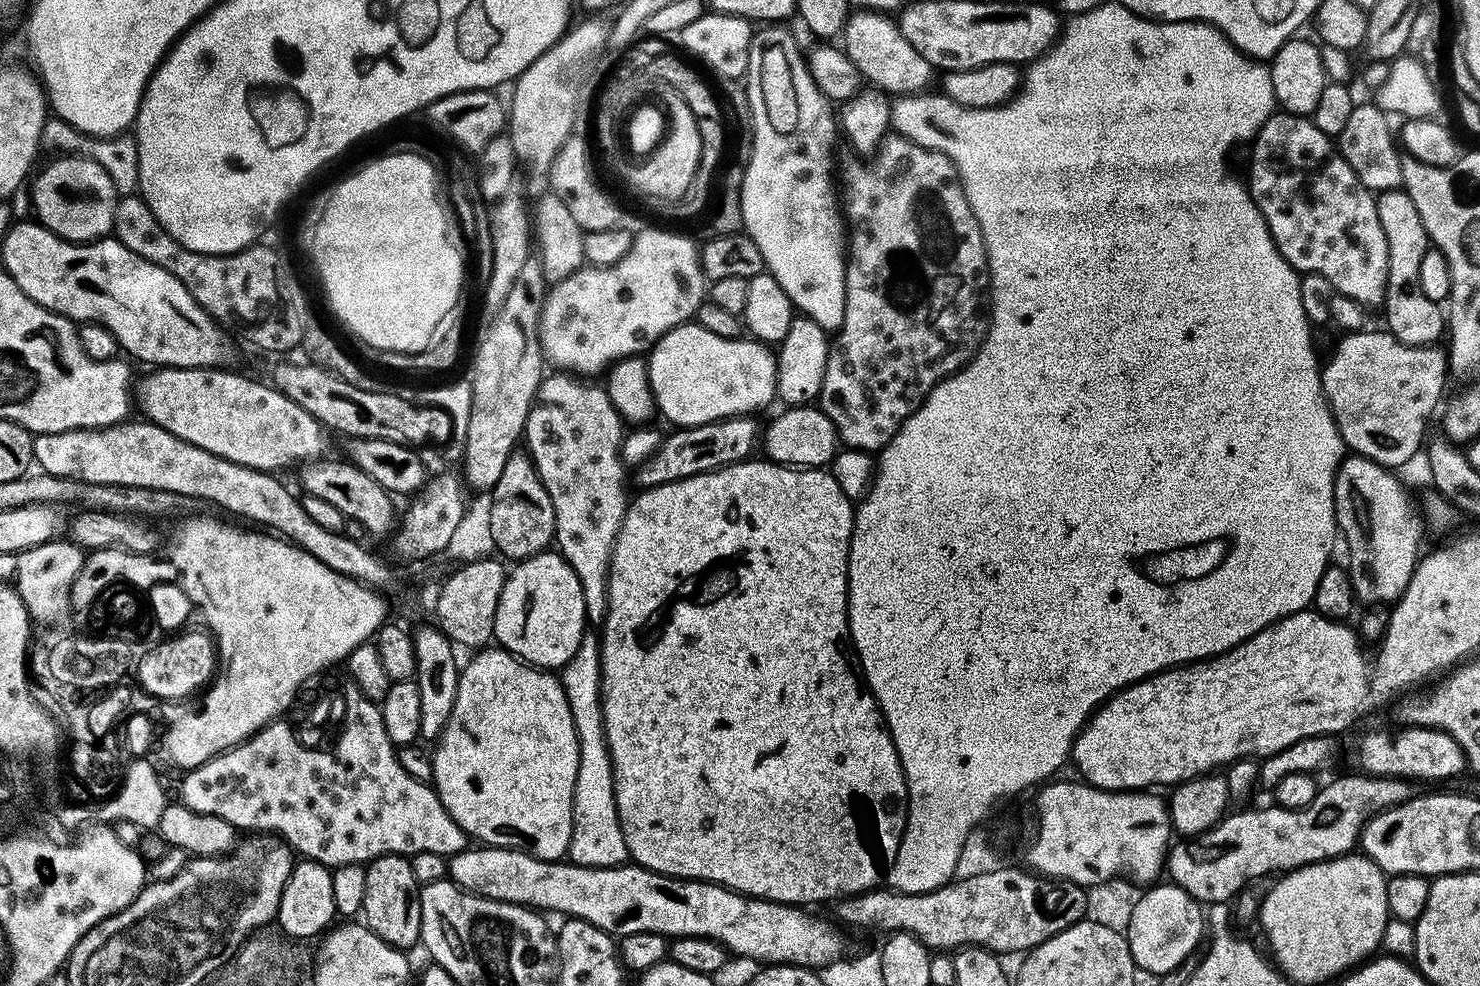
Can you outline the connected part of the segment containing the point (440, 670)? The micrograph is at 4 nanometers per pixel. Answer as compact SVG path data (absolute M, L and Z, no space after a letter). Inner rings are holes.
M439 627L420 628L411 633L414 654L416 655L416 675L414 682L418 686L418 694L422 698L421 737L426 741L439 741L440 735L450 722L450 714L454 714L454 702L458 698L458 686L462 671L461 661L456 661L457 649Z

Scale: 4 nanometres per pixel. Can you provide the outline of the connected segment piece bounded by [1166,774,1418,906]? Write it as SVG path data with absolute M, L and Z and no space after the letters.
M1357 775L1344 776L1341 780L1334 781L1328 789L1325 787L1311 808L1272 806L1272 808L1260 808L1257 812L1233 811L1224 817L1217 828L1195 837L1191 842L1177 843L1171 849L1166 865L1171 883L1177 888L1186 890L1186 894L1200 901L1201 905L1228 906L1224 904L1231 905L1249 887L1247 884L1252 884L1255 880L1264 880L1267 876L1279 877L1281 874L1297 872L1300 868L1308 868L1311 864L1324 864L1327 860L1339 860L1341 856L1353 855L1361 843L1364 828L1372 819L1381 812L1388 812L1391 808L1415 800L1418 795L1417 785L1410 780Z

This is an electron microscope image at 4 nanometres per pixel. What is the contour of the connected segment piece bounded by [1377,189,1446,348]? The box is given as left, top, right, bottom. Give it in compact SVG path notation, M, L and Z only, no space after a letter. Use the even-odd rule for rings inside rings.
M1402 190L1381 193L1377 199L1379 222L1388 246L1388 280L1384 311L1387 329L1396 340L1412 348L1429 347L1440 342L1446 332L1446 316L1441 305L1430 302L1421 288L1421 262L1430 250L1428 231L1413 200Z

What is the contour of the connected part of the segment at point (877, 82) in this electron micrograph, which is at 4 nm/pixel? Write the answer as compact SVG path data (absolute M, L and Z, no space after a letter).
M860 10L853 13L842 35L842 46L863 79L892 96L912 96L925 93L936 70L915 50L900 30L899 23L885 13Z

